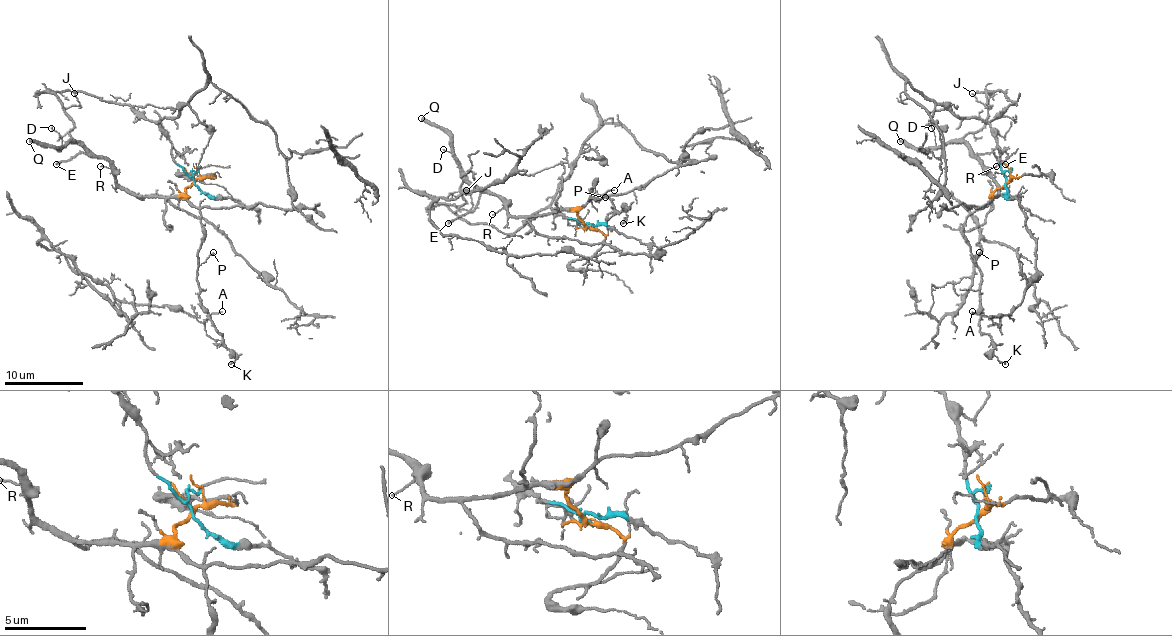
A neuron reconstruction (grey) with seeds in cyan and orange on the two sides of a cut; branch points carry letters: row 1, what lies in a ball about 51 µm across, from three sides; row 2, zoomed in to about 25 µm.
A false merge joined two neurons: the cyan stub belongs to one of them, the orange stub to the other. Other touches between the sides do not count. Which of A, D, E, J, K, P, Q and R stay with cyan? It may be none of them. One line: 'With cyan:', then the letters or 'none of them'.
With cyan: none of them

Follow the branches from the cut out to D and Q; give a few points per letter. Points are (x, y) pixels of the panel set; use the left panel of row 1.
D: (195, 182), (179, 194), (129, 194), (106, 159), (76, 143), (64, 145), (50, 127)
Q: (195, 182), (173, 196), (133, 196), (115, 180), (115, 169), (106, 159), (76, 143), (60, 149), (28, 141)

